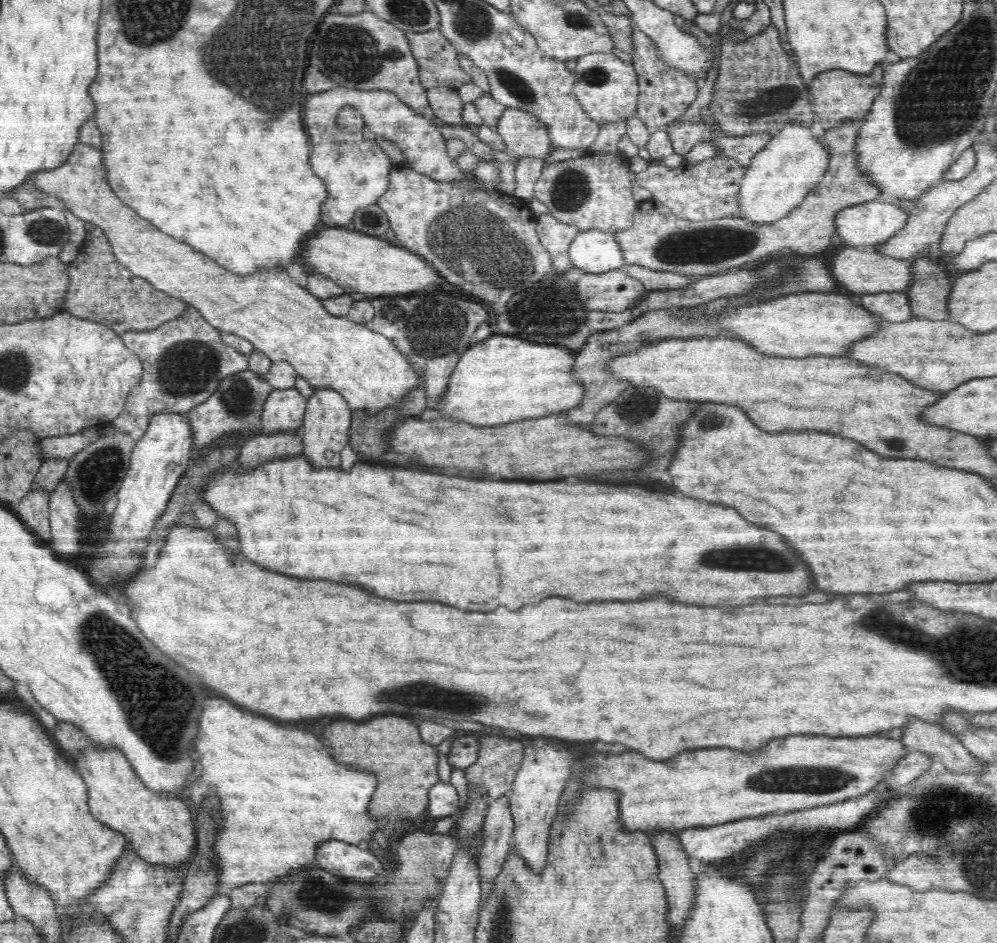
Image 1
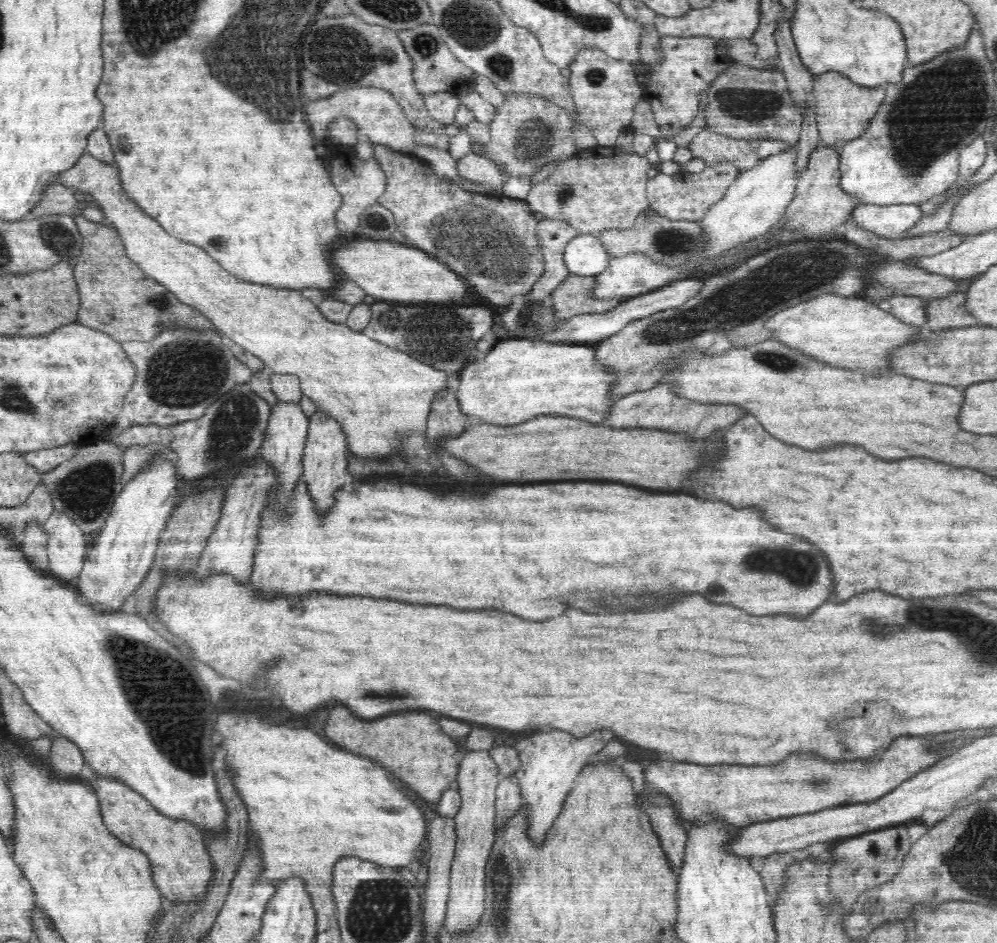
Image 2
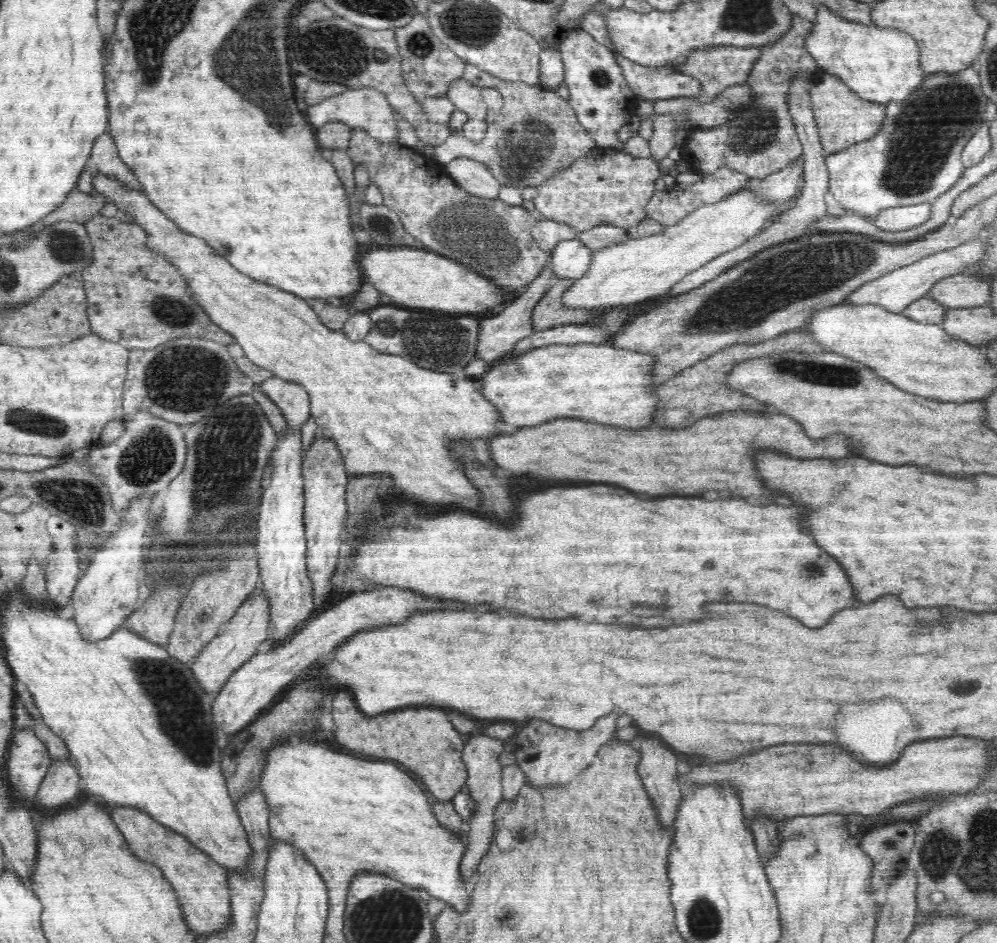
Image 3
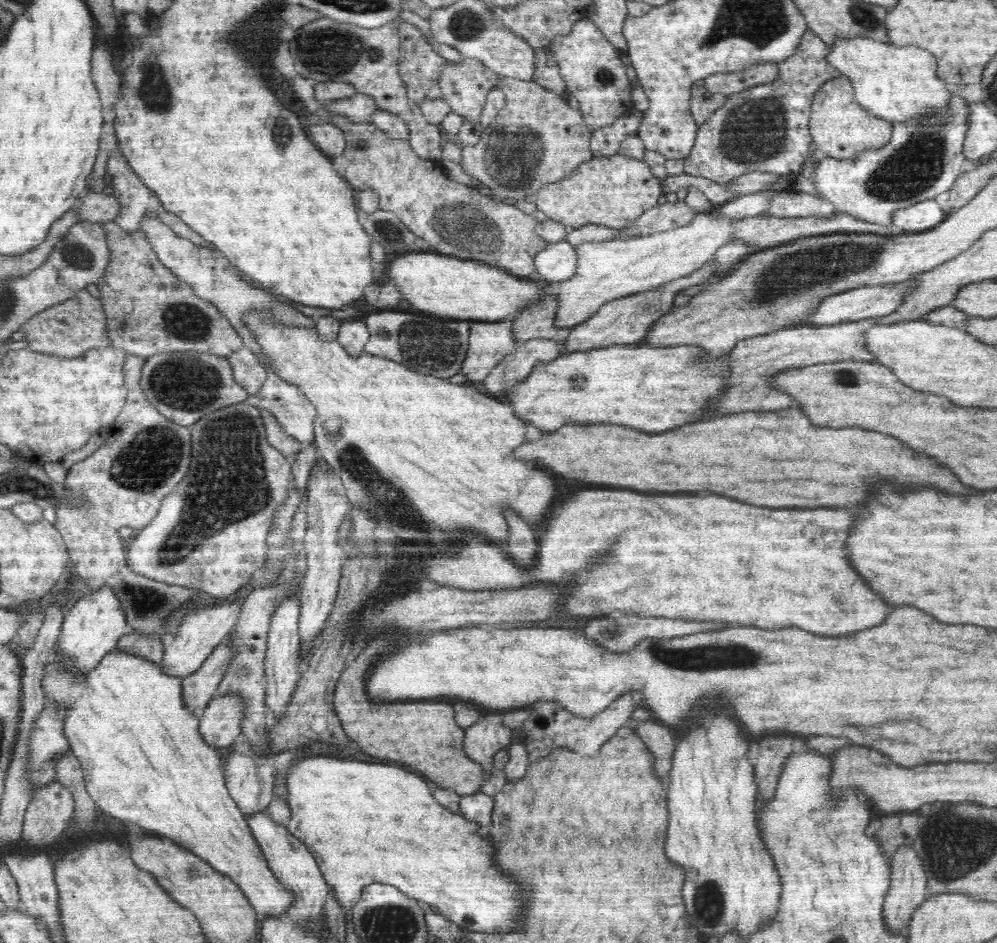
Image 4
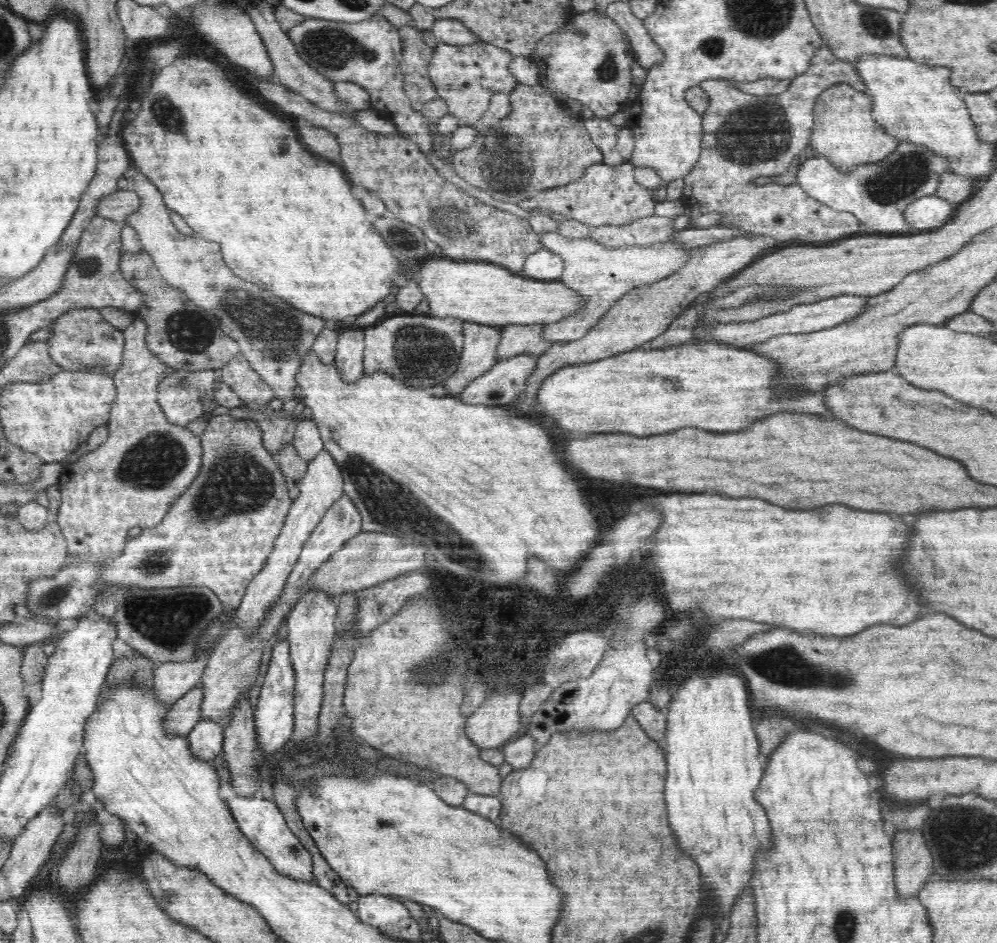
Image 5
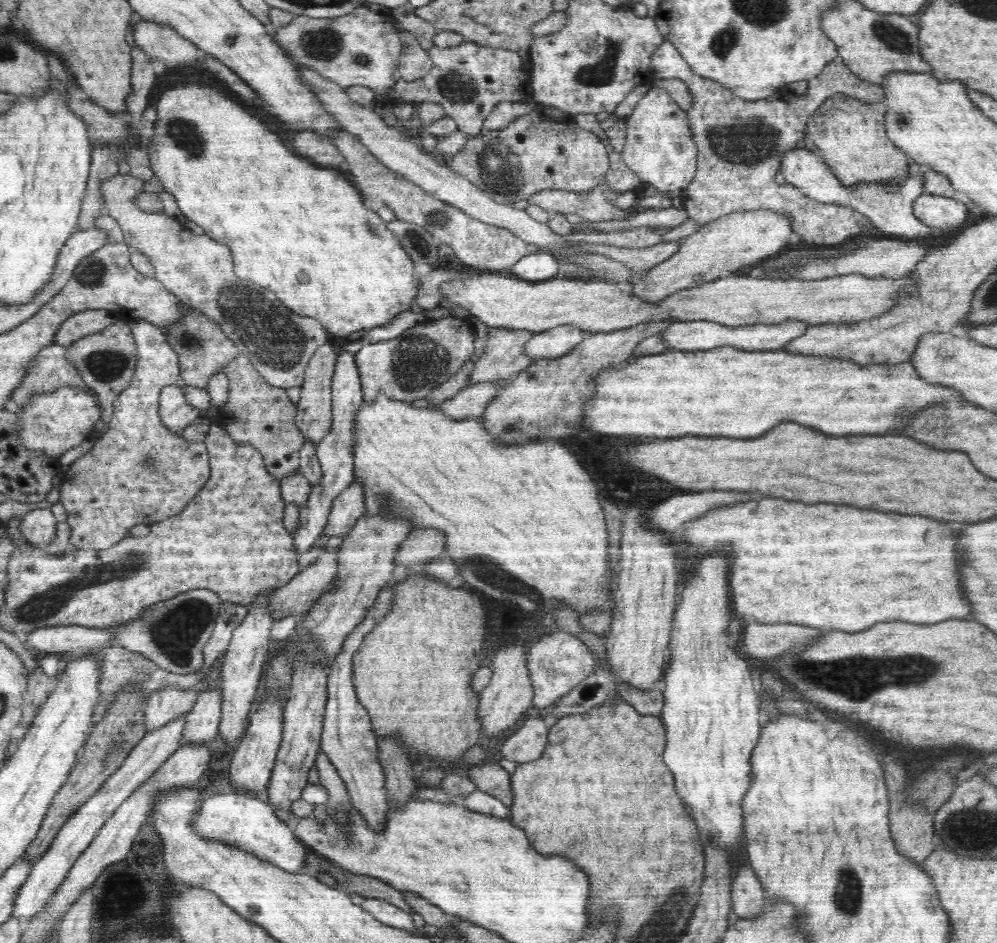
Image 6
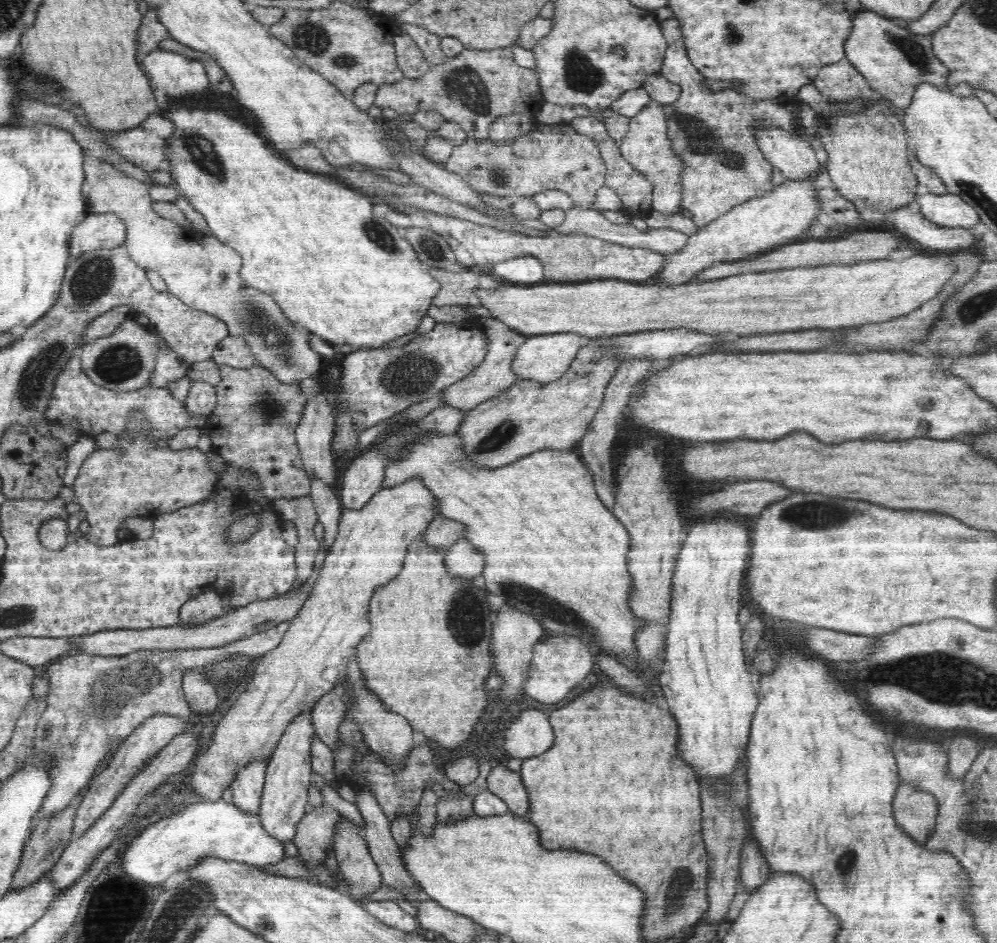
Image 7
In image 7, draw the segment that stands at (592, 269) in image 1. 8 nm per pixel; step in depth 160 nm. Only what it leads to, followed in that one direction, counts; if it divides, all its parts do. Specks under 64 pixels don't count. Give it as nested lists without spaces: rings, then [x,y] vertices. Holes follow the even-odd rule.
[[[532,256],[500,260],[488,267],[486,271],[492,271],[508,284],[532,285],[545,282],[543,265],[540,260]]]

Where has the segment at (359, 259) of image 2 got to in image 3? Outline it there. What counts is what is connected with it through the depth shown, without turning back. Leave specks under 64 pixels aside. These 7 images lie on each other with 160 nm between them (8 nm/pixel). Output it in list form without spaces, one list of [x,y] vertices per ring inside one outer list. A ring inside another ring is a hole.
[[[376,248],[364,254],[364,278],[374,285],[376,290],[396,304],[408,308],[424,308],[424,310],[444,310],[444,312],[460,312],[460,314],[480,314],[494,310],[502,302],[506,302],[506,294],[500,290],[502,285],[488,277],[480,276],[462,264],[438,256],[426,250],[414,248]]]

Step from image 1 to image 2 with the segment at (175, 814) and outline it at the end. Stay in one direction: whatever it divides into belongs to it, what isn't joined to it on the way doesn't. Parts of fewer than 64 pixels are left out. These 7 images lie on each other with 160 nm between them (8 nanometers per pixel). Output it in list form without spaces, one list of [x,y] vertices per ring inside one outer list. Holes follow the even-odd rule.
[[[96,778],[91,781],[103,823],[116,838],[148,858],[153,877],[166,902],[200,906],[210,892],[210,884],[214,882],[214,862],[208,854],[202,832],[185,820],[165,818],[148,800],[130,791],[125,784]]]

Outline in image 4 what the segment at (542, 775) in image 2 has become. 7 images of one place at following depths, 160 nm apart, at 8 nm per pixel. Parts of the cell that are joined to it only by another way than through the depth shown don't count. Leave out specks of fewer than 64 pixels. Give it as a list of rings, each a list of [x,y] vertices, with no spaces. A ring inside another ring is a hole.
[[[624,694],[622,698],[616,698],[608,708],[587,717],[577,716],[566,707],[556,706],[554,702],[552,704],[540,702],[530,707],[530,717],[523,722],[522,732],[518,732],[518,744],[526,747],[531,763],[548,757],[558,746],[563,746],[564,749],[570,749],[572,752],[584,752],[582,755],[585,756],[592,756],[592,752],[598,752],[607,740],[616,735],[618,728],[623,728],[624,724],[630,720],[634,706],[636,704],[632,694]]]

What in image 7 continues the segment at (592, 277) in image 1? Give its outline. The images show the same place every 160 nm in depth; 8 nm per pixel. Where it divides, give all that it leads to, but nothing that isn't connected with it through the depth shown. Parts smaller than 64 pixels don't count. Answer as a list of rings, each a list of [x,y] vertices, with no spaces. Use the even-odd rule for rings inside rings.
[[[480,317],[479,320],[483,331],[487,333],[488,339],[490,339],[489,351],[486,358],[471,375],[464,377],[458,383],[451,384],[450,387],[443,390],[441,393],[441,406],[444,406],[444,408],[447,406],[447,408],[453,408],[453,410],[472,410],[480,403],[494,399],[502,392],[507,391],[516,381],[513,375],[512,361],[516,356],[517,350],[524,344],[527,336],[518,333],[508,325],[492,317]]]

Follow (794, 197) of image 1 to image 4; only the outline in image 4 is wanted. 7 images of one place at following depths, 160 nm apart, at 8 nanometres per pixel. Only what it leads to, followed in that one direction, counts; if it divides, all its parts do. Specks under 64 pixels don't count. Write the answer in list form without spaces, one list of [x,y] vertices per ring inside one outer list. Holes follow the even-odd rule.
[[[714,211],[696,213],[692,222],[674,230],[630,240],[583,242],[574,246],[577,270],[568,280],[558,283],[560,304],[553,326],[571,330],[590,319],[608,302],[658,288],[665,281],[688,276],[703,268],[722,246],[733,241],[734,222],[738,219],[724,217]]]

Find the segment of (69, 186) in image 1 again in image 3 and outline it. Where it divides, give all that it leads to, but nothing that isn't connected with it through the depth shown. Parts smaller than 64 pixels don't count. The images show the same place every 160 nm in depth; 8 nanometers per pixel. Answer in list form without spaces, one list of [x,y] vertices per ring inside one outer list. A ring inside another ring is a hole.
[[[100,172],[91,177],[93,188],[100,192],[101,198],[105,198],[103,201],[114,202],[118,211],[128,214],[134,224],[146,229],[149,248],[163,254],[168,263],[187,278],[192,295],[212,322],[235,336],[236,343],[254,364],[268,370],[274,377],[296,382],[305,388],[311,400],[311,416],[318,426],[316,434],[335,444],[344,459],[349,478],[382,472],[394,478],[392,485],[398,490],[400,498],[408,498],[424,506],[460,502],[458,506],[464,510],[478,510],[482,498],[466,480],[458,462],[450,458],[448,442],[458,438],[486,442],[498,434],[494,422],[500,420],[499,409],[484,396],[479,381],[426,370],[402,356],[374,350],[365,340],[354,342],[348,339],[341,330],[333,331],[326,327],[318,314],[299,296],[240,273],[228,260],[214,253],[206,241],[179,228],[142,191],[128,189],[120,181]]]

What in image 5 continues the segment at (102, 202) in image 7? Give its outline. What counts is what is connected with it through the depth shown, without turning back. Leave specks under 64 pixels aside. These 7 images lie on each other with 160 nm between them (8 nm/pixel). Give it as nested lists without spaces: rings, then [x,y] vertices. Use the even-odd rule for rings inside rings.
[[[136,174],[129,181],[129,188],[140,197],[141,205],[137,211],[125,217],[125,226],[137,232],[161,278],[184,292],[194,304],[216,316],[224,334],[239,344],[251,368],[266,384],[271,385],[281,399],[291,398],[297,385],[296,375],[303,368],[302,362],[320,332],[328,327],[326,321],[300,312],[269,290],[234,275],[224,263],[218,242],[205,240],[198,233],[184,236],[174,227],[162,193],[147,176]]]

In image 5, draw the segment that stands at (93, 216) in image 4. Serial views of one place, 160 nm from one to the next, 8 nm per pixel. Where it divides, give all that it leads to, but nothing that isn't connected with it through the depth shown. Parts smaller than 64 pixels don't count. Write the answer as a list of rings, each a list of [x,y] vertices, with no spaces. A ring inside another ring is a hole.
[[[130,188],[116,190],[110,195],[103,196],[98,204],[98,216],[116,222],[124,222],[141,205],[140,197]]]

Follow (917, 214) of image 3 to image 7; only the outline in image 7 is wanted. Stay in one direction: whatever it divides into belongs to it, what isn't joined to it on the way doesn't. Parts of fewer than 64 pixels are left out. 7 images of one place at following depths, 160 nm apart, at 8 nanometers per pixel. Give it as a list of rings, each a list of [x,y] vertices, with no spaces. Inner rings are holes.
[[[929,192],[921,195],[917,202],[923,217],[940,226],[971,228],[980,222],[979,213],[956,194]]]

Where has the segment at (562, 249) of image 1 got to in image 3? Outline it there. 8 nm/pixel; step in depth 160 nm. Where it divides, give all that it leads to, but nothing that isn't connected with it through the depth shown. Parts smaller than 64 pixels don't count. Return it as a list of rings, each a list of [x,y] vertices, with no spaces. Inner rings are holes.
[[[545,219],[536,222],[532,227],[531,236],[550,258],[560,241],[576,239],[577,232],[568,224]],[[547,261],[545,269],[540,272],[540,275],[518,293],[516,300],[508,308],[504,309],[504,312],[501,312],[498,316],[481,318],[478,344],[476,344],[476,357],[482,358],[490,366],[501,358],[510,355],[519,340],[533,333],[533,309],[540,303],[541,298],[545,296],[548,286],[551,283],[554,284],[555,277],[556,274],[551,270],[550,262]]]

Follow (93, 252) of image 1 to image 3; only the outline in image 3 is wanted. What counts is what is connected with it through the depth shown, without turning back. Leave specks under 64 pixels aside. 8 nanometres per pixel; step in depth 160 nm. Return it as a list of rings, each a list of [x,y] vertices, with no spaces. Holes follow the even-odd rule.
[[[100,214],[83,223],[95,250],[95,262],[84,268],[82,273],[83,289],[87,293],[88,318],[92,333],[104,340],[119,343],[128,350],[148,350],[159,347],[176,339],[204,339],[222,345],[236,343],[235,336],[216,326],[210,316],[192,295],[187,278],[182,277],[167,258],[157,250],[149,248],[146,229],[138,224],[122,223],[116,217],[107,218]]]

